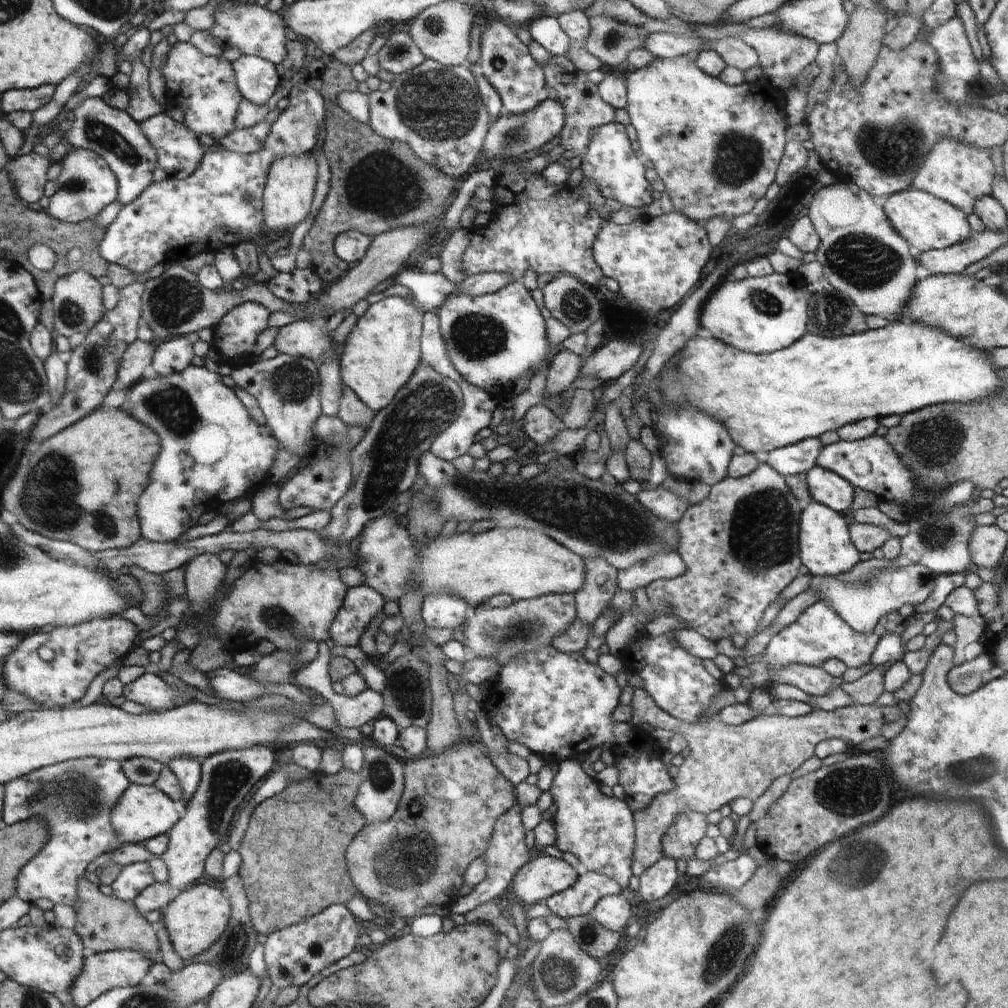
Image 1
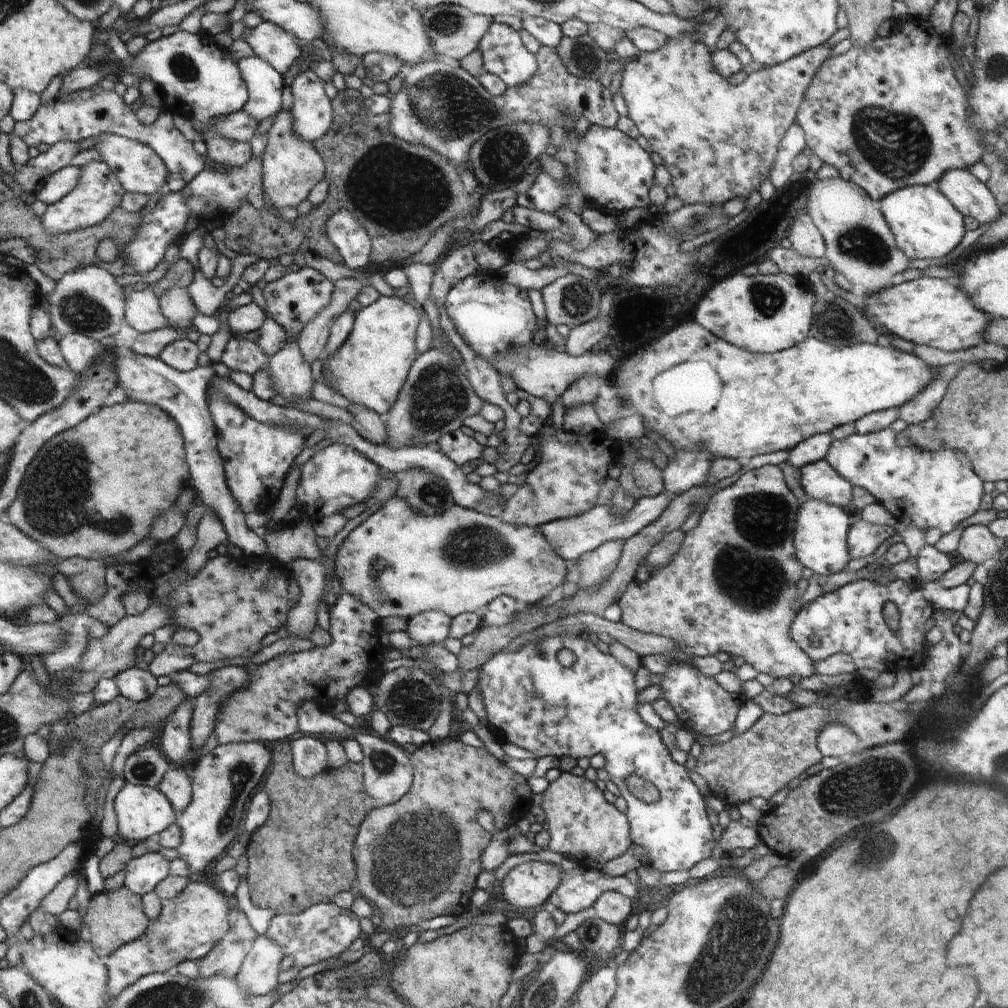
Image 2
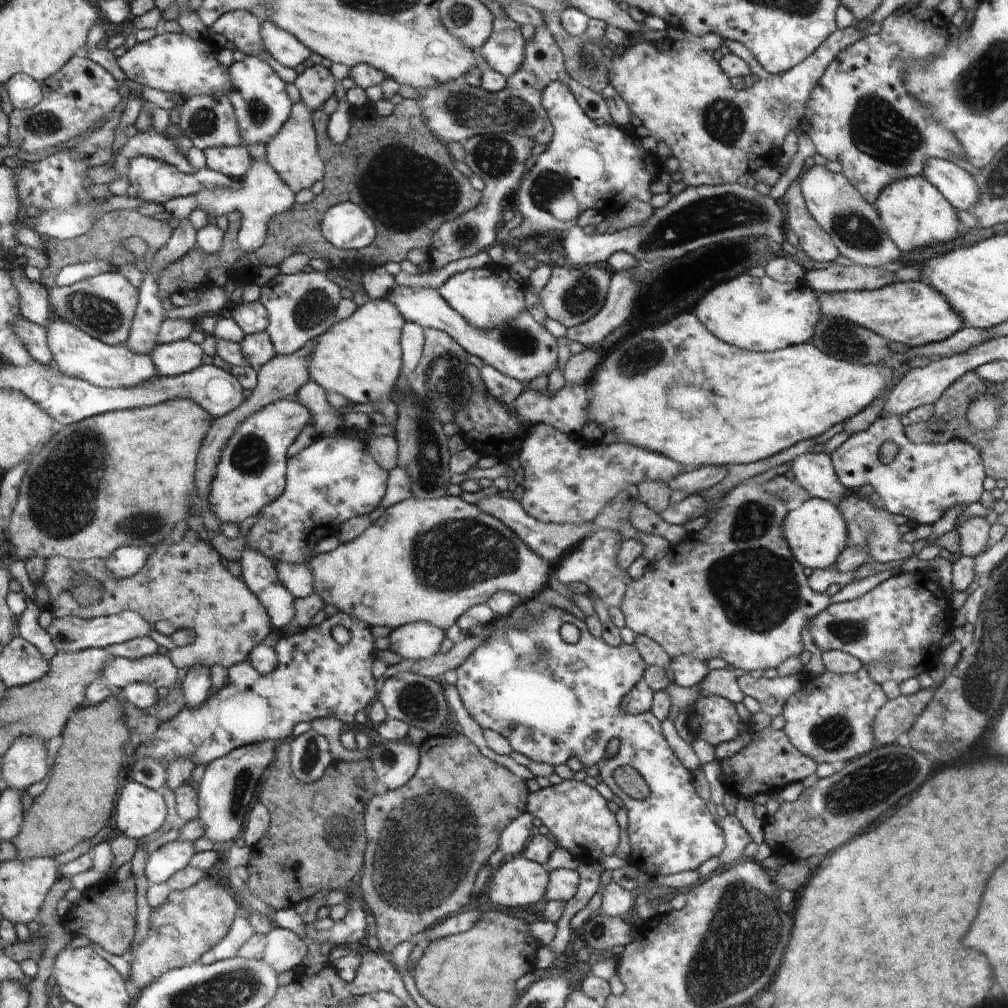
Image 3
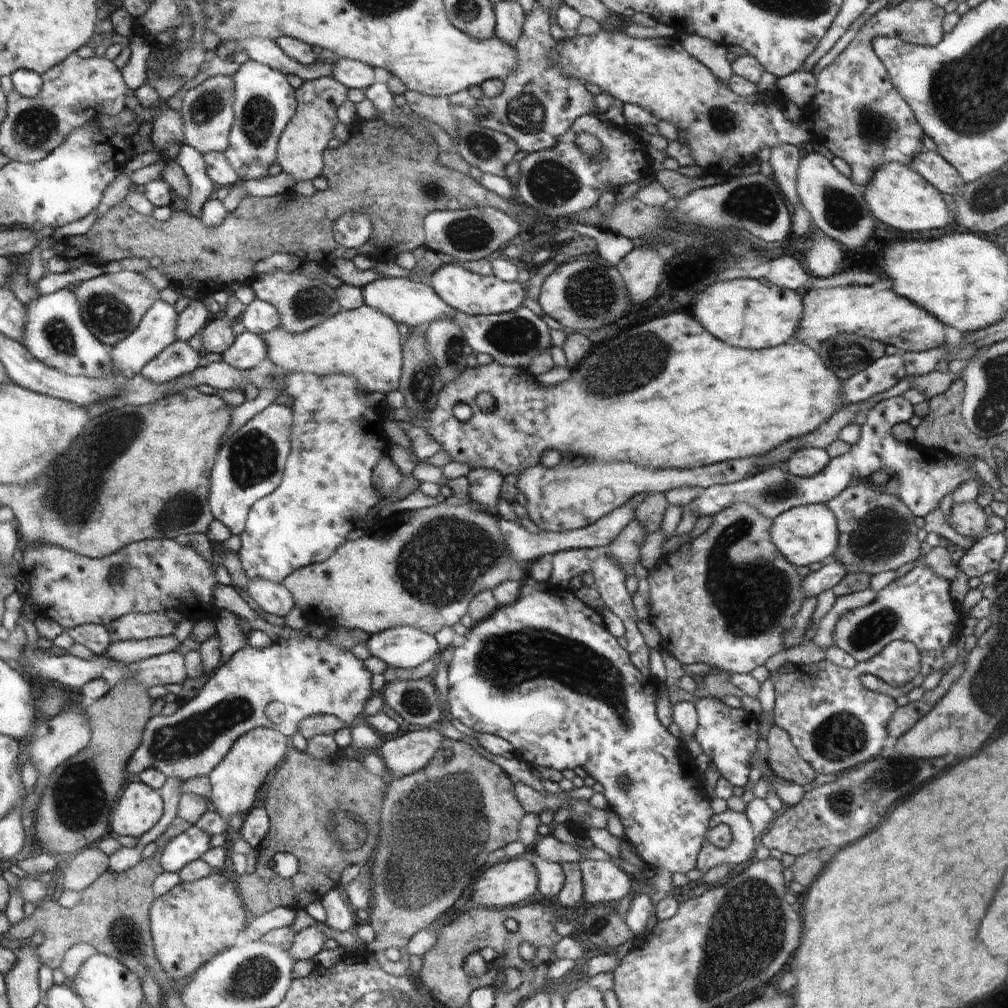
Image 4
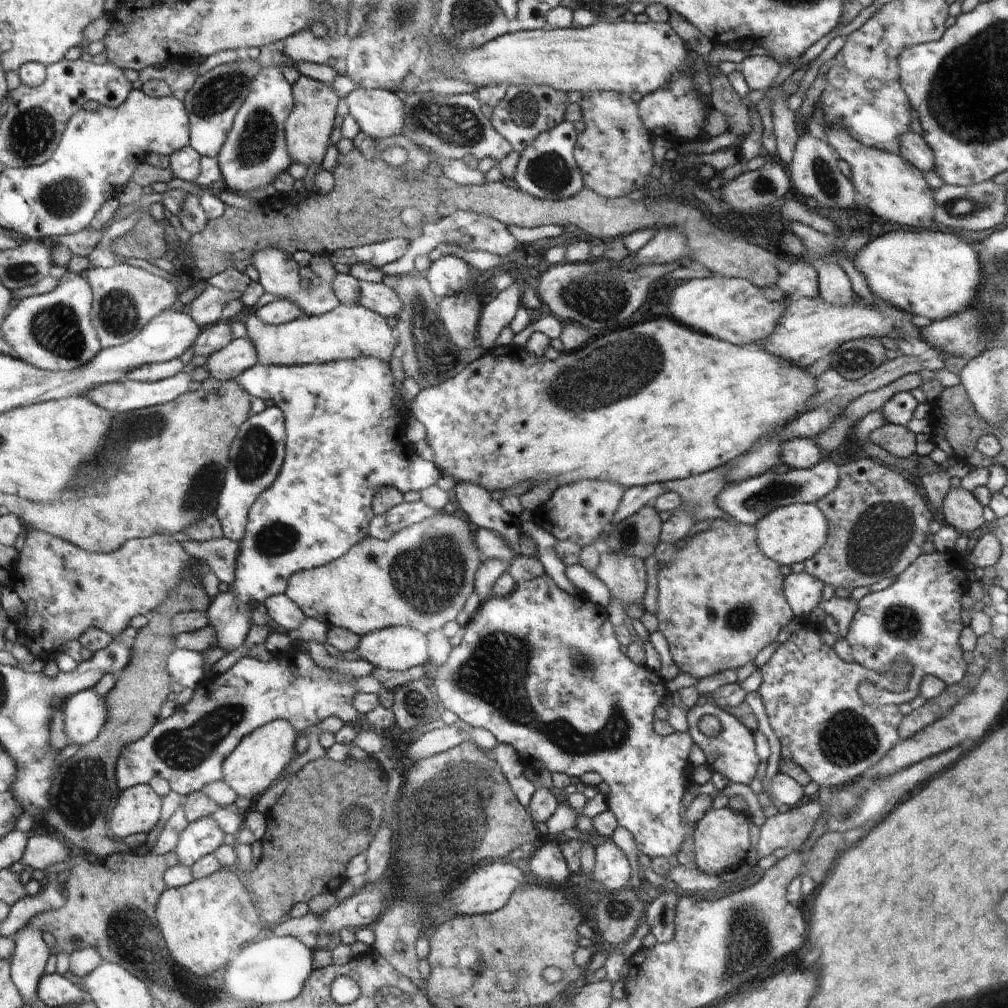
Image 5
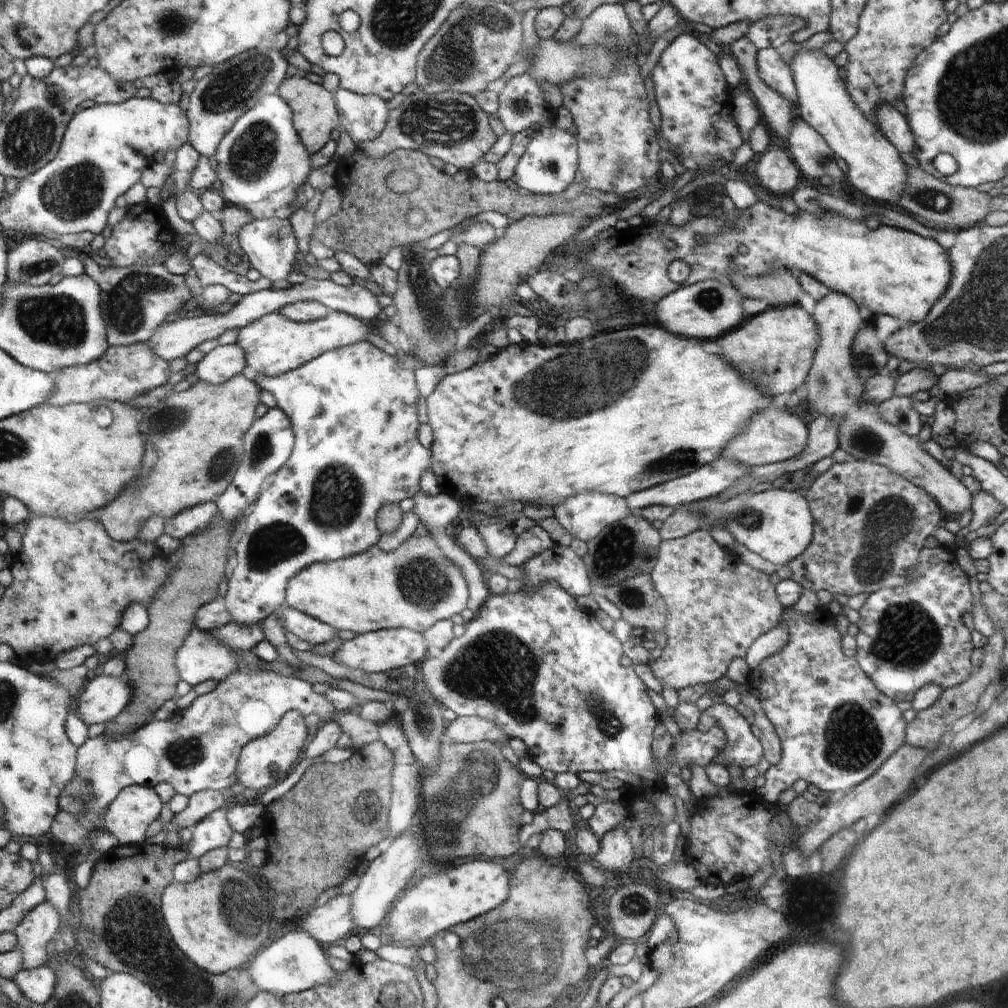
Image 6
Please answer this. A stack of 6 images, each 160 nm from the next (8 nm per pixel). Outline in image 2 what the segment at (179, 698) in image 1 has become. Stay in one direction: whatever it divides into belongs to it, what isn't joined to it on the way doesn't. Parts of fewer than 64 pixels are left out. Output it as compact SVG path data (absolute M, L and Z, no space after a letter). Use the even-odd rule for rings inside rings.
M132 668L116 675L113 681L119 694L132 702L144 702L157 688L157 678L148 670Z

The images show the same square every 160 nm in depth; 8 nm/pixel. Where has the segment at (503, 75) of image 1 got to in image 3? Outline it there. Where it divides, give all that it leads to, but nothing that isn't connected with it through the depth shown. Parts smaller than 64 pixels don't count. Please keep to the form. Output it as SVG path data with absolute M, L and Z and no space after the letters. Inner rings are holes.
M509 16L494 18L491 38L483 44L481 54L490 66L506 78L522 67L526 40L521 27Z

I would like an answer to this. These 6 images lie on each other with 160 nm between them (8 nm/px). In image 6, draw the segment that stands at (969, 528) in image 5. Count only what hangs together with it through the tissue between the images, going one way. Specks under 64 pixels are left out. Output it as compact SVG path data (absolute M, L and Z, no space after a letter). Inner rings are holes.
M830 291L819 300L811 314L819 332L819 342L816 345L814 362L811 364L810 374L807 376L807 382L803 384L805 392L805 402L807 403L807 422L814 419L825 417L835 421L838 428L839 448L850 454L850 456L859 461L868 461L888 467L897 475L903 476L908 482L925 490L944 510L945 514L960 514L971 510L972 495L963 485L961 479L958 479L950 470L942 466L929 452L923 449L923 437L907 435L900 427L895 427L888 421L885 421L877 411L878 404L870 401L863 401L865 394L865 380L861 379L853 365L853 341L858 330L863 326L864 320L860 317L859 306L848 295Z

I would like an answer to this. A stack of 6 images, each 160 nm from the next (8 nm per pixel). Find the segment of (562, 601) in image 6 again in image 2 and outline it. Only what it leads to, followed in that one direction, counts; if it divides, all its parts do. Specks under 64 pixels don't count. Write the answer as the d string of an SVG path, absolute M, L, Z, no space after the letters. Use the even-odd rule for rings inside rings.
M583 635L547 636L542 640L516 645L509 651L498 651L480 667L476 686L485 706L485 719L491 724L494 734L506 742L532 752L534 758L555 756L561 759L562 756L572 756L579 759L583 756L590 758L594 754L605 756L606 772L610 780L618 786L622 798L626 800L629 837L635 845L647 851L650 866L662 873L690 870L697 862L710 857L714 848L714 834L704 806L704 798L690 780L684 765L680 766L672 760L656 729L636 714L638 690L634 686L634 672L612 656L612 653L600 652L590 639ZM562 648L572 650L576 656L576 662L570 667L564 667L558 662L556 656ZM631 774L652 782L660 792L658 801L648 804L636 798L626 784L626 778Z

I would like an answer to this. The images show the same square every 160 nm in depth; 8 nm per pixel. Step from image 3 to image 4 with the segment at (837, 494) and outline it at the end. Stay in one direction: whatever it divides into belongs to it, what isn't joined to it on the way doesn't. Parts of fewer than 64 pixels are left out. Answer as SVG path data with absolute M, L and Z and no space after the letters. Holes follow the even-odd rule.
M804 447L787 460L789 471L799 477L813 477L820 474L831 462L826 449Z

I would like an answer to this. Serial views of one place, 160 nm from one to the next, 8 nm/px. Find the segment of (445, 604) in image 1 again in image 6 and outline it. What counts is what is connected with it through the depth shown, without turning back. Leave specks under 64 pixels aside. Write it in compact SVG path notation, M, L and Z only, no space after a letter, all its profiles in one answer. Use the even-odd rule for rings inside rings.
M400 627L397 629L380 629L362 633L355 638L345 640L335 652L335 659L347 667L370 673L393 673L408 664L420 666L426 658L426 643L423 633Z

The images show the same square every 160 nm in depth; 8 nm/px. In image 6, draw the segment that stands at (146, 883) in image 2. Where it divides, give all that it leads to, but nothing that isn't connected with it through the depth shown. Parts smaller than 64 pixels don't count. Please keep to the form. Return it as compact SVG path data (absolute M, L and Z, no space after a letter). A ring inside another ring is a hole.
M224 806L191 827L192 840L188 843L190 857L199 858L208 851L226 847L234 830L227 819L229 806Z

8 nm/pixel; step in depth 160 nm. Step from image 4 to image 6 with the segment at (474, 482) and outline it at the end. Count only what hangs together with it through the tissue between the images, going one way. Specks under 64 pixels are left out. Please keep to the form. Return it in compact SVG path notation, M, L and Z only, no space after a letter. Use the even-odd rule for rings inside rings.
M501 519L500 522L484 525L476 524L478 532L485 540L489 556L494 559L503 559L515 547L515 535L512 525Z

